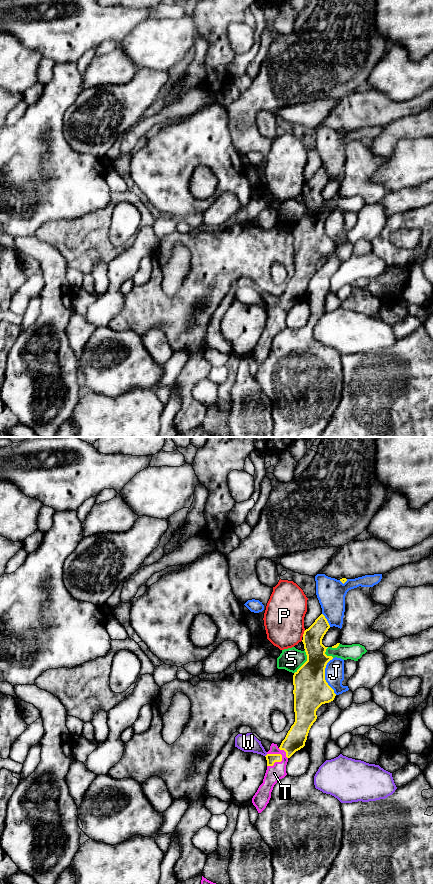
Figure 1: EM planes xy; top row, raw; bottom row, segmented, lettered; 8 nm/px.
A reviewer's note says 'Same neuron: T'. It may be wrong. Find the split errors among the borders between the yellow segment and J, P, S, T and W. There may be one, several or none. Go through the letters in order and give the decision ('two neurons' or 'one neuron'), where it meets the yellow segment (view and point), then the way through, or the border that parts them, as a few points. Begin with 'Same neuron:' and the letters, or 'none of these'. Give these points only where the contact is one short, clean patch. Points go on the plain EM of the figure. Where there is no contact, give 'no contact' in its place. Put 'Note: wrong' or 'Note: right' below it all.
Same neuron: T
J: two neurons; contact xy (324, 228)
P: two neurons; contact xy (304, 185)
S: two neurons; contact xy (305, 214)
T: one neuron; contact xy (276, 313); way xy (271, 310), (276, 313), (274, 325)
W: two neurons; contact xy (266, 307)
Note: right

